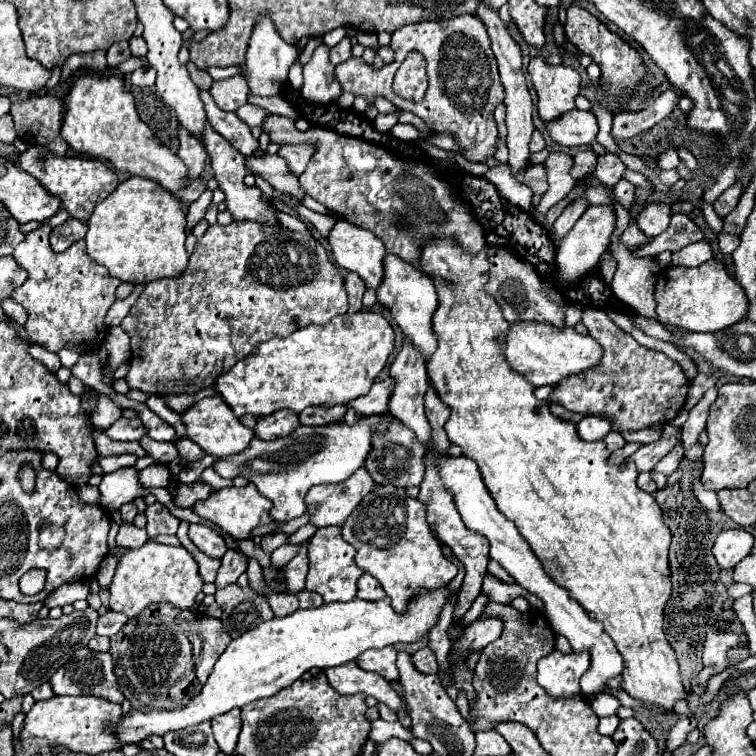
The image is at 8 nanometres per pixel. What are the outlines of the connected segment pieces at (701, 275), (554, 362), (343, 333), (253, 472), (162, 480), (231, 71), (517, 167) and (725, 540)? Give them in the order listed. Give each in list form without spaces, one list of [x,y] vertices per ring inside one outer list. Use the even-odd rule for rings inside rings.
[[[710,259],[694,269],[670,265],[664,273],[666,277],[658,277],[656,289],[654,289],[656,319],[660,323],[676,325],[686,331],[714,333],[746,317],[748,301],[746,301],[744,289],[728,275],[722,261]]]
[[[516,321],[500,343],[504,355],[514,371],[518,371],[532,385],[554,385],[566,375],[588,369],[598,363],[602,347],[588,335],[578,335],[572,327],[554,327],[552,323],[538,321]]]
[[[358,311],[354,315],[342,315],[332,319],[328,325],[312,325],[300,331],[294,331],[290,337],[272,337],[270,341],[260,343],[256,353],[238,361],[226,375],[216,383],[216,389],[232,411],[242,417],[244,413],[252,415],[270,415],[278,409],[290,409],[300,413],[312,405],[342,405],[364,395],[374,379],[380,375],[388,357],[394,353],[394,331],[382,313]]]
[[[384,413],[384,415],[368,415],[368,417],[360,415],[356,417],[354,425],[346,425],[344,421],[328,423],[322,427],[300,425],[288,437],[280,437],[274,441],[252,439],[248,449],[236,455],[222,457],[214,465],[214,469],[226,479],[244,475],[248,481],[252,481],[258,487],[258,491],[274,503],[270,515],[274,515],[278,523],[284,523],[306,513],[304,497],[312,485],[342,483],[356,469],[364,467],[368,453],[372,451],[374,433],[386,433],[392,421],[394,415]]]
[[[156,463],[139,471],[140,483],[146,488],[167,488],[171,471],[166,464]]]
[[[241,66],[231,67],[206,67],[206,71],[213,80],[222,80],[228,77],[242,74],[243,68]]]
[[[480,3],[476,15],[482,19],[482,23],[486,25],[488,29],[488,35],[490,35],[490,41],[492,41],[492,51],[496,55],[496,61],[498,61],[498,69],[500,69],[500,81],[506,89],[506,97],[504,97],[504,103],[506,103],[506,127],[508,127],[508,149],[510,149],[510,157],[508,157],[508,167],[512,171],[512,177],[516,179],[518,173],[528,165],[528,157],[530,157],[530,139],[532,139],[532,131],[534,131],[534,125],[532,125],[532,101],[530,101],[530,93],[528,93],[528,87],[526,87],[526,79],[520,71],[522,67],[522,53],[520,53],[520,47],[516,45],[516,41],[508,35],[508,29],[506,25],[500,21],[498,13],[496,11],[488,11],[488,7],[484,7],[484,3]]]
[[[728,529],[716,537],[712,553],[720,567],[734,567],[740,559],[750,555],[754,537],[746,529]]]

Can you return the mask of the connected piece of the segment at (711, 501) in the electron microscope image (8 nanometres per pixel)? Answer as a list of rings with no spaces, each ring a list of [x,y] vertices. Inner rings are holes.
[[[696,481],[696,497],[698,497],[698,501],[700,501],[700,505],[704,509],[708,509],[708,511],[720,511],[720,503],[718,503],[716,493],[706,491],[700,481]]]

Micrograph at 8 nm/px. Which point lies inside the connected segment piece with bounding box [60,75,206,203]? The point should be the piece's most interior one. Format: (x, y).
(101, 121)

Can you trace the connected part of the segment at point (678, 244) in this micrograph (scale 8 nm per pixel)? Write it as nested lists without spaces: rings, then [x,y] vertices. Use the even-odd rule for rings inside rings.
[[[672,215],[672,221],[668,225],[668,229],[656,237],[652,243],[642,247],[642,255],[652,255],[656,257],[662,251],[678,251],[694,241],[700,241],[704,237],[704,233],[700,231],[700,227],[688,217],[688,215]]]

